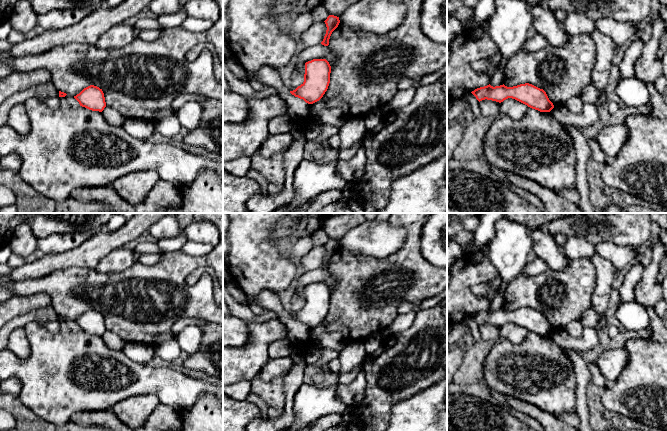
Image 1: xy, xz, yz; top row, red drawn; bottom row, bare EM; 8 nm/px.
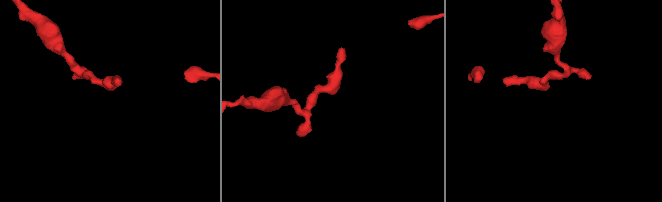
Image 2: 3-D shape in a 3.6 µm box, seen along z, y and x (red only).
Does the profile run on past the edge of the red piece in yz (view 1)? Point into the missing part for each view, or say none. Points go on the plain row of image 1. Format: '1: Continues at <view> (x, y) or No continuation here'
1: No continuation here

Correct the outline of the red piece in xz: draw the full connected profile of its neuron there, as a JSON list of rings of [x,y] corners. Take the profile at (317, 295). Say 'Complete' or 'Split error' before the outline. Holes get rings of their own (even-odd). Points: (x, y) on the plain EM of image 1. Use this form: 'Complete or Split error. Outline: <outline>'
Complete. Outline: [[[313,283],[305,287],[304,306],[292,319],[303,323],[308,328],[319,325],[328,313],[331,290],[326,283]]]

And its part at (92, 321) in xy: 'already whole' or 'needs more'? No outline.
already whole

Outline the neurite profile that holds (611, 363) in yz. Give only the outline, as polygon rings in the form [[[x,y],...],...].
[[[624,348],[601,351],[595,364],[599,367],[608,385],[611,385],[617,381],[628,364],[627,352]]]

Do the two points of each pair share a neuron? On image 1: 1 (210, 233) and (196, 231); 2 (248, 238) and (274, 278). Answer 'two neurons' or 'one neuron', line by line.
1: one neuron
2: one neuron

